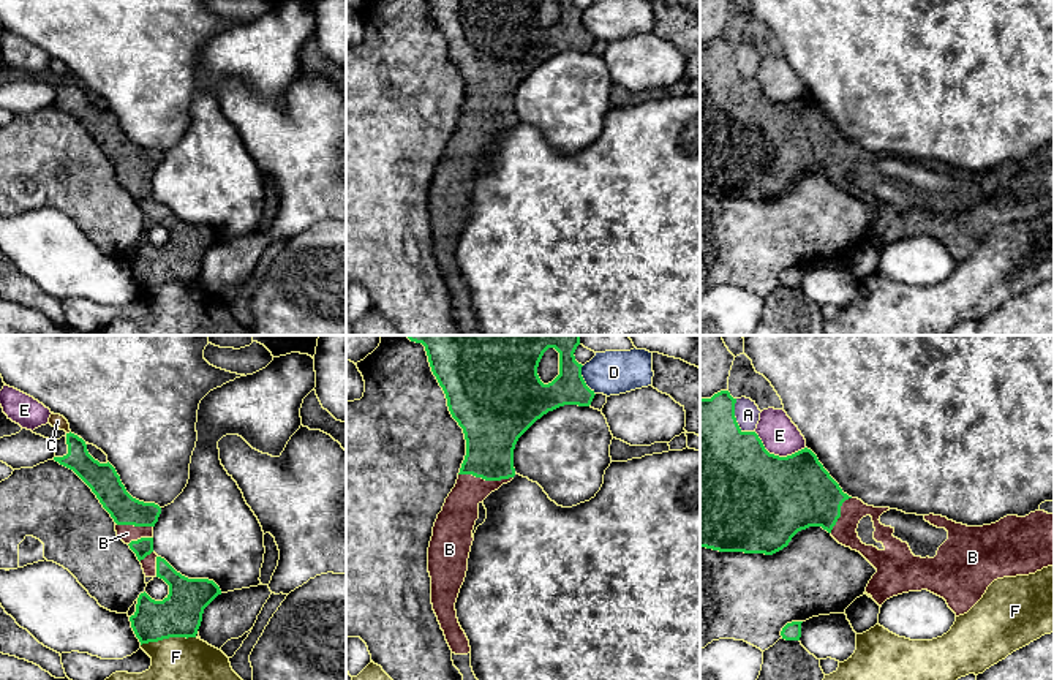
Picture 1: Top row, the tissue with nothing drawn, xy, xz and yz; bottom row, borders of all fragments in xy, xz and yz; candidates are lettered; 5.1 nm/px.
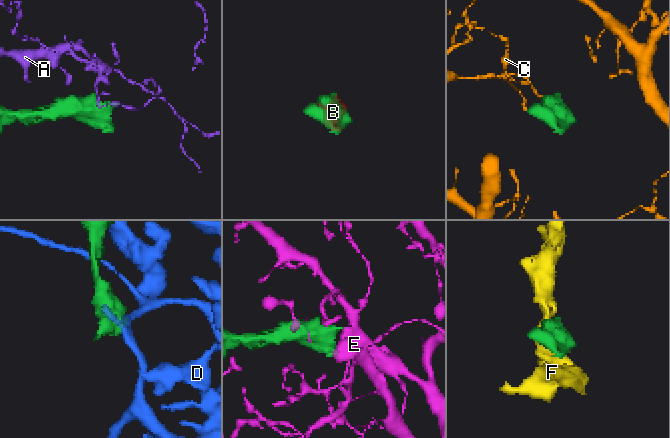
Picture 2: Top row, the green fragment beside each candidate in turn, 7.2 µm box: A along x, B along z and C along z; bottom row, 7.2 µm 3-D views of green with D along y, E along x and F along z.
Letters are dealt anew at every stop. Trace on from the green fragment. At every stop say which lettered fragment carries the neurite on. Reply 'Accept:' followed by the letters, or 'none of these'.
Accept: B

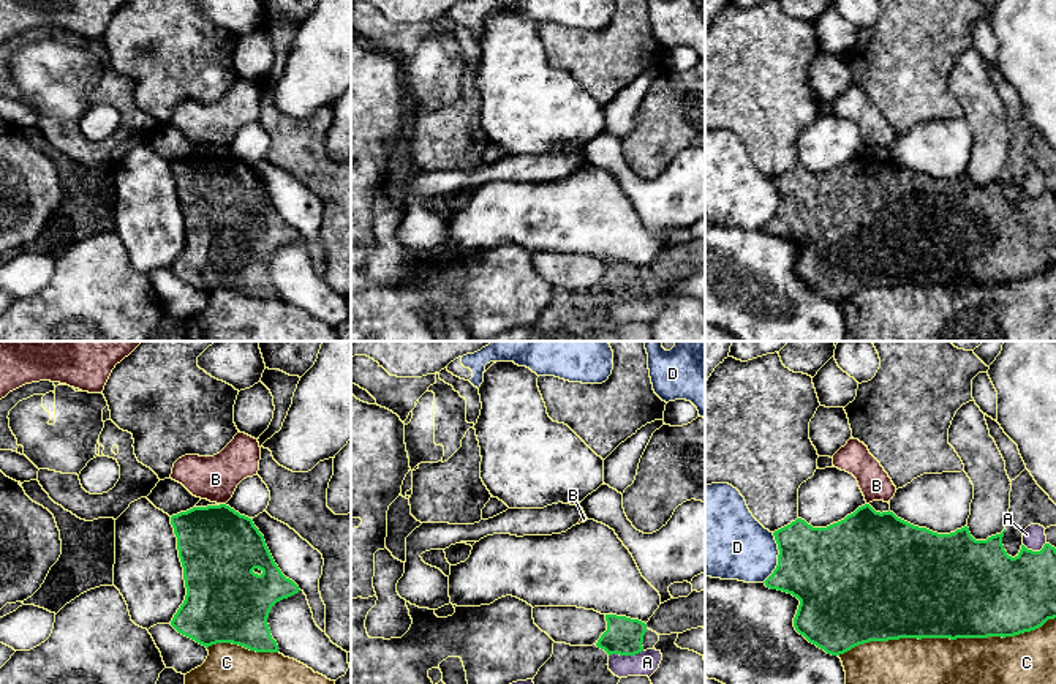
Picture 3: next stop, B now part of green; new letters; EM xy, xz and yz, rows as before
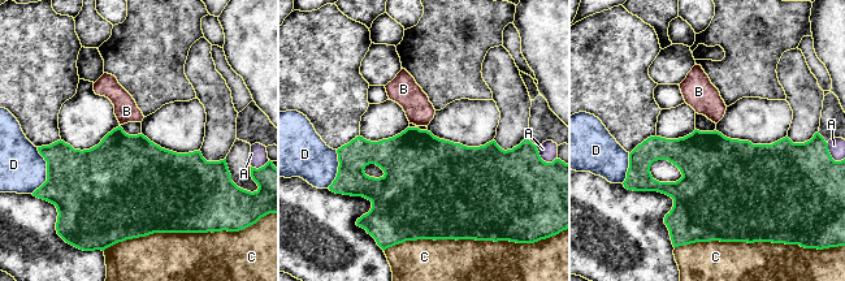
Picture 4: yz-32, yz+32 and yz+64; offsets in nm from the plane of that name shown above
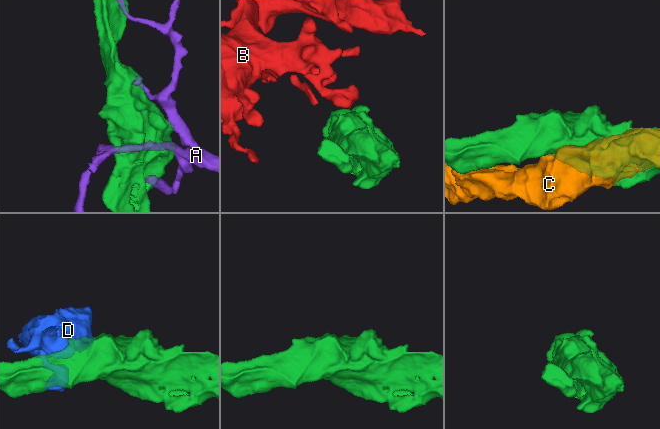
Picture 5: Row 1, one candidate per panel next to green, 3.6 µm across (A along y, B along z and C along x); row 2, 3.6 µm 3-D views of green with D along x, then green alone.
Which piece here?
Accept: none of these

